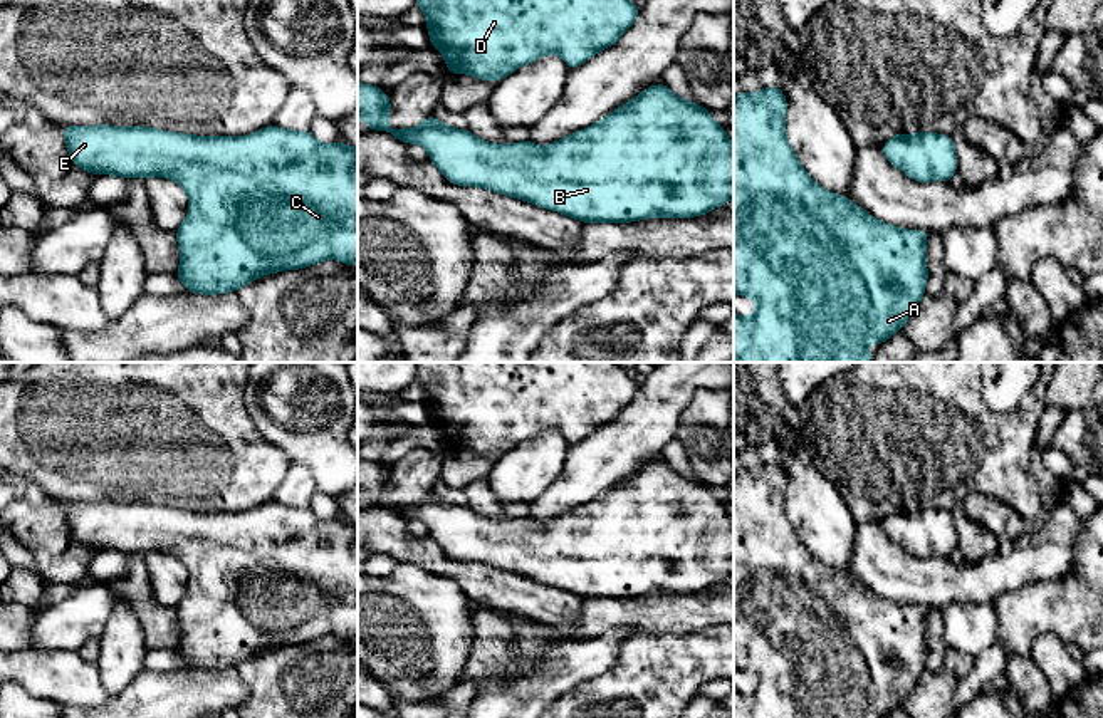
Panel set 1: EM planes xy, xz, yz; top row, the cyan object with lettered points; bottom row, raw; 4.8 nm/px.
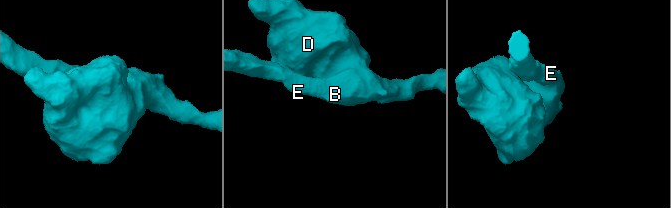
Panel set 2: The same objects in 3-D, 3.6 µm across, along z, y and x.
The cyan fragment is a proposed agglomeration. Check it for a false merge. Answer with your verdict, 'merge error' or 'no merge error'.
no merge error

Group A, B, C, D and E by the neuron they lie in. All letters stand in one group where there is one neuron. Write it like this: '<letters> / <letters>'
A B C D E

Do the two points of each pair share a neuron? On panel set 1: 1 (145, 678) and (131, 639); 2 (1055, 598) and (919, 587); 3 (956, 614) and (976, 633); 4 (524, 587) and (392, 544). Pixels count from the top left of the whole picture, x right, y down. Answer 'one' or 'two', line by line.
1: two
2: two
3: one
4: one

